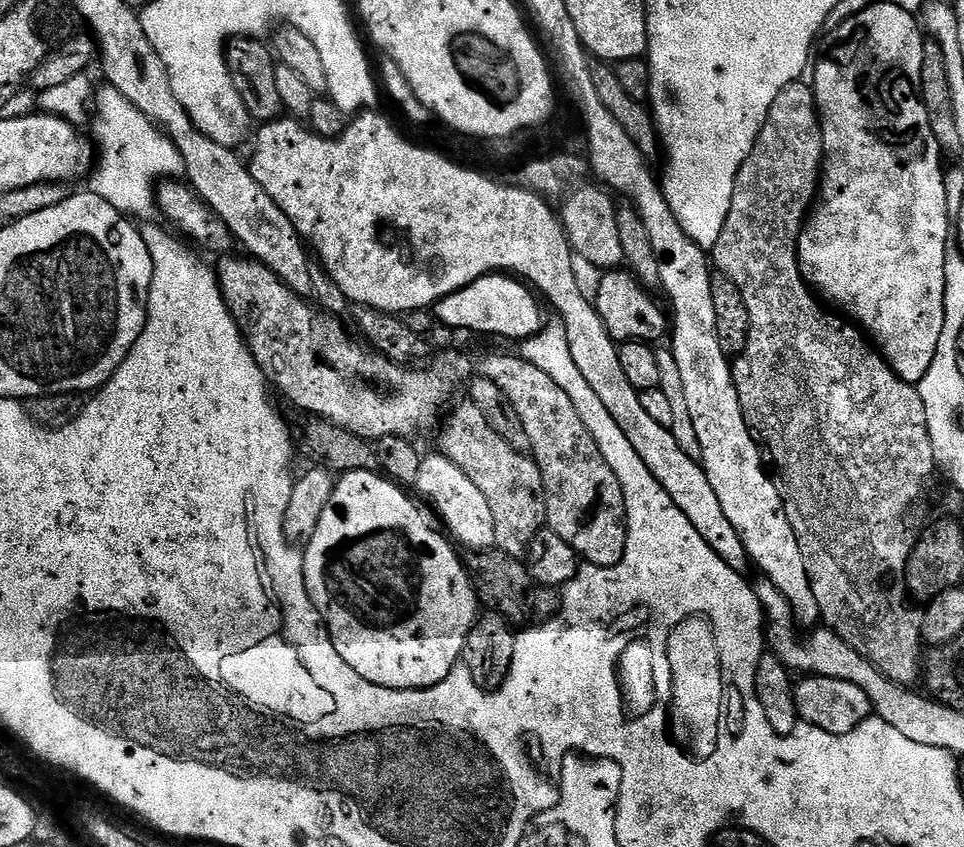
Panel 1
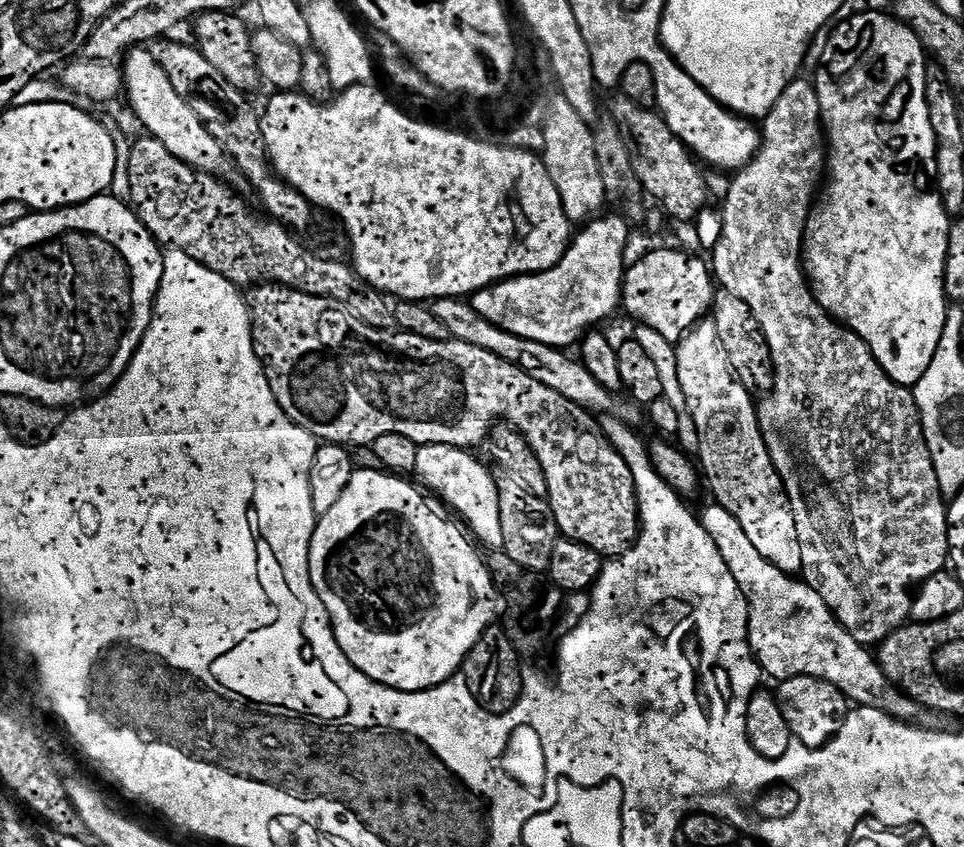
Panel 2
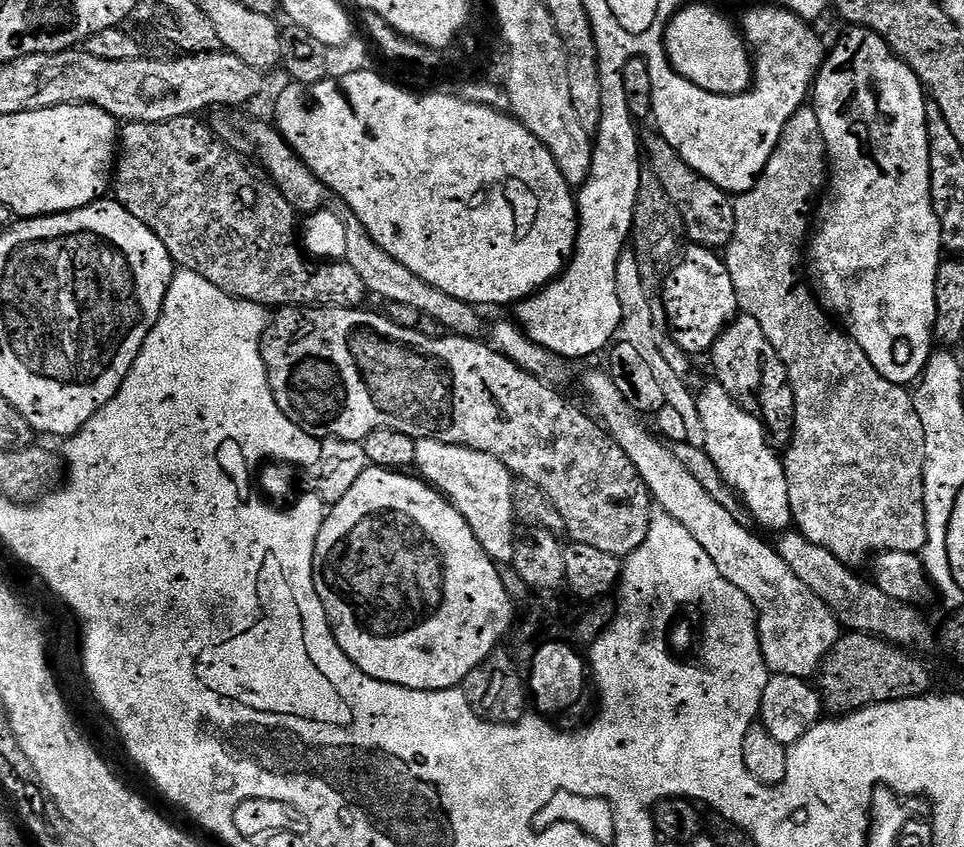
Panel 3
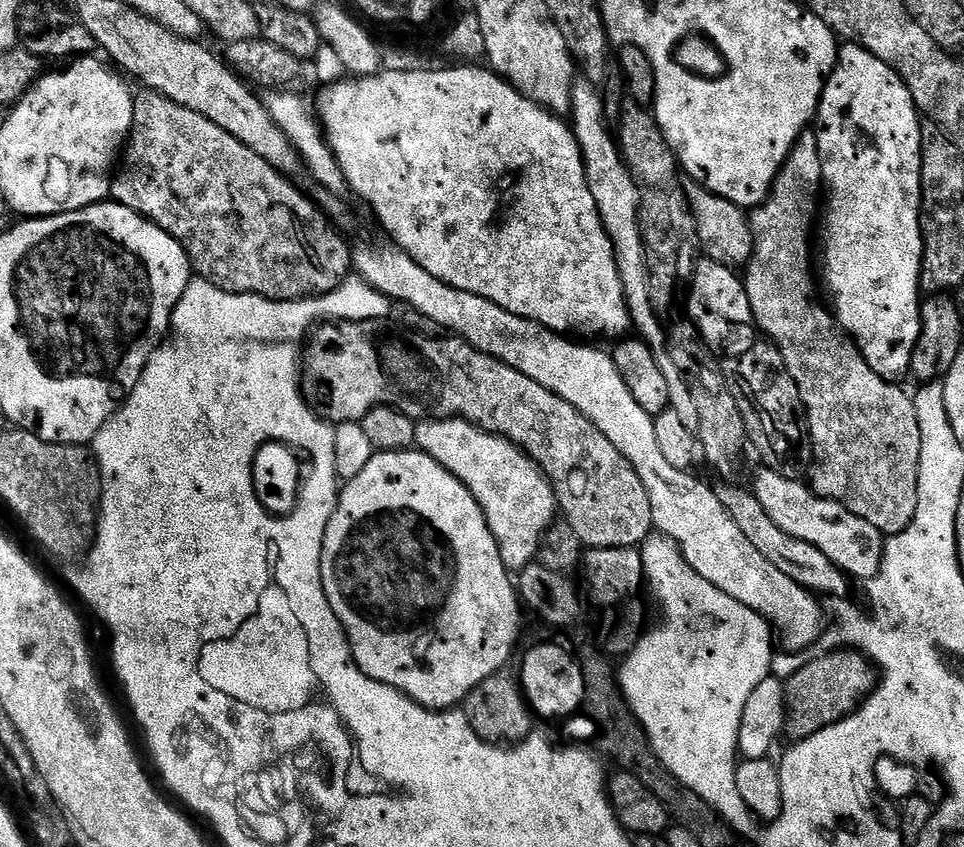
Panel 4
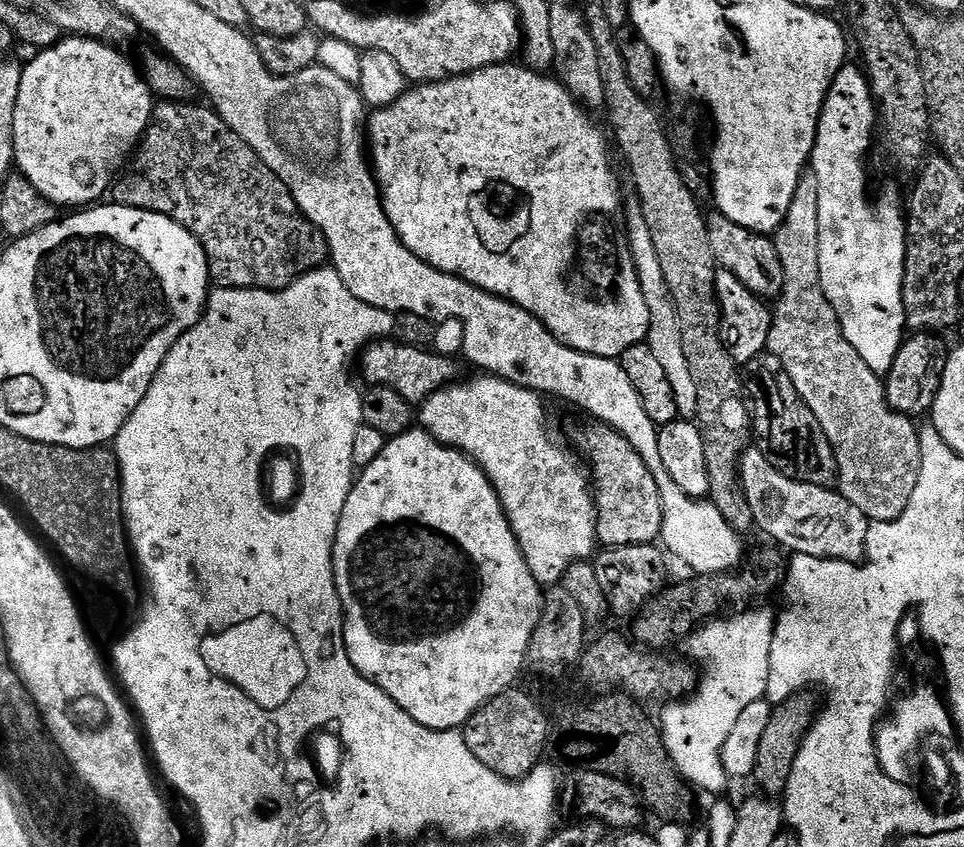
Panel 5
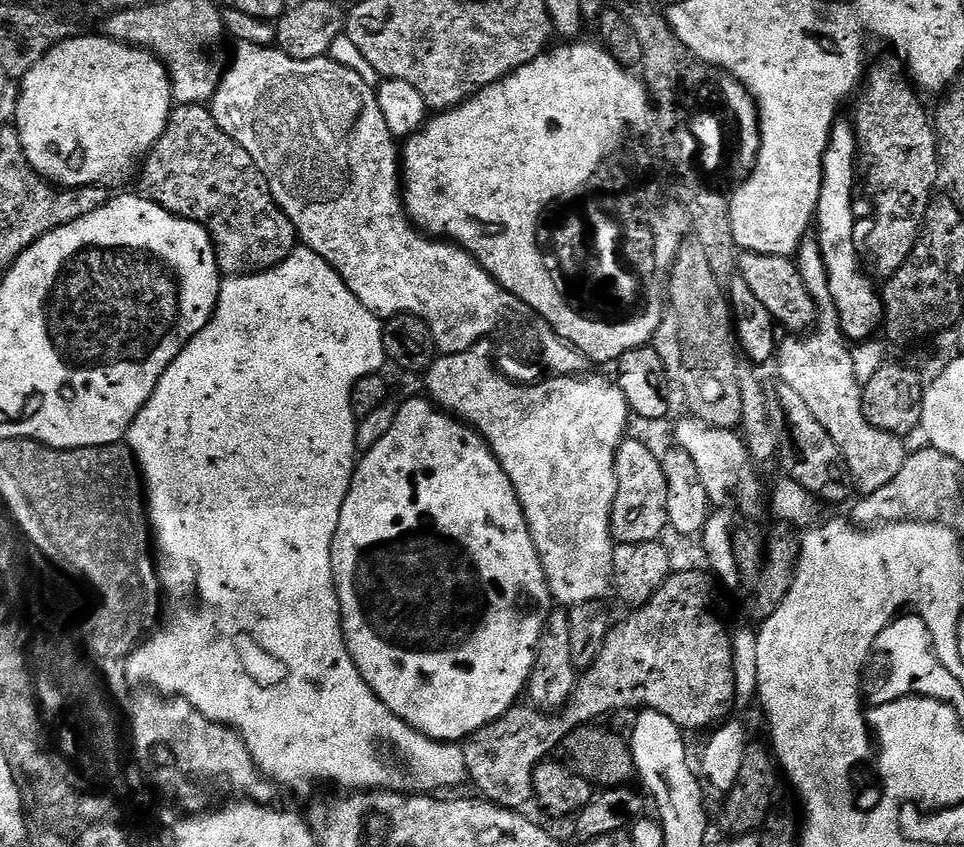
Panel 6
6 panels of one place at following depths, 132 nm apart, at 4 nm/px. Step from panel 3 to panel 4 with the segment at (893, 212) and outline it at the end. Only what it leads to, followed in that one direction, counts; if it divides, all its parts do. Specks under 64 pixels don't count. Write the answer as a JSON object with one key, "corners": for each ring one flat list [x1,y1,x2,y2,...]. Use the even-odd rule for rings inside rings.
{"corners":[[855,42,845,43,837,51,836,64,824,82,824,93,820,96,820,107,816,109,814,121,818,150,822,158,822,174,826,185,826,203,822,208,822,220,824,216,824,284,828,287,829,294,832,295,833,305,831,304,831,307,834,309,837,324,844,329,856,347,860,349,870,366,870,370,874,370,874,374,878,374,884,380,893,382,903,381,903,376,909,375,912,367,912,355,918,346,918,338,920,337,920,305,922,303,920,274,924,271,924,231,920,225,921,123,921,113,916,110,916,103,906,86,906,82,893,68,886,66,886,62,874,58,874,54,870,54]]}

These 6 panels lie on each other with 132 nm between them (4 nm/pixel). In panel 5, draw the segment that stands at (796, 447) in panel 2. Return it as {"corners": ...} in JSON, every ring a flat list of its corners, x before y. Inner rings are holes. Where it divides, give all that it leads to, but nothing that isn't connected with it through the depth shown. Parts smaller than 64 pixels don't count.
{"corners":[[806,174,798,182,798,190,794,190,794,202,790,202,790,210,786,214,782,226,774,233,774,239,778,258,782,264,784,285,778,299,775,301,775,304,777,303,776,308,774,304,767,351,779,358,786,370,786,374,790,374,790,382,794,382,794,390,798,390,798,394,804,399,806,406,810,406,814,418,818,418,818,426,822,426,822,430,834,450,840,495,846,498,846,502,854,502,854,506,858,506,858,510,862,510,862,514,869,522,890,522,902,515,906,510,906,506,910,506,910,498,914,498,914,486,918,486,918,474,920,473,920,433,917,425,912,425,915,423,909,417,904,416,901,412,895,412,890,407,884,393,884,380,881,379,877,372,870,370,870,366,866,366,866,362,862,362,862,358,858,355,858,350,854,350,854,346,850,346,850,342,846,342,846,338,842,334,842,326,840,325,838,314,834,314,834,306,830,306,830,302,826,302,826,294,822,290,820,271,818,270,818,198,816,197,815,176]]}

